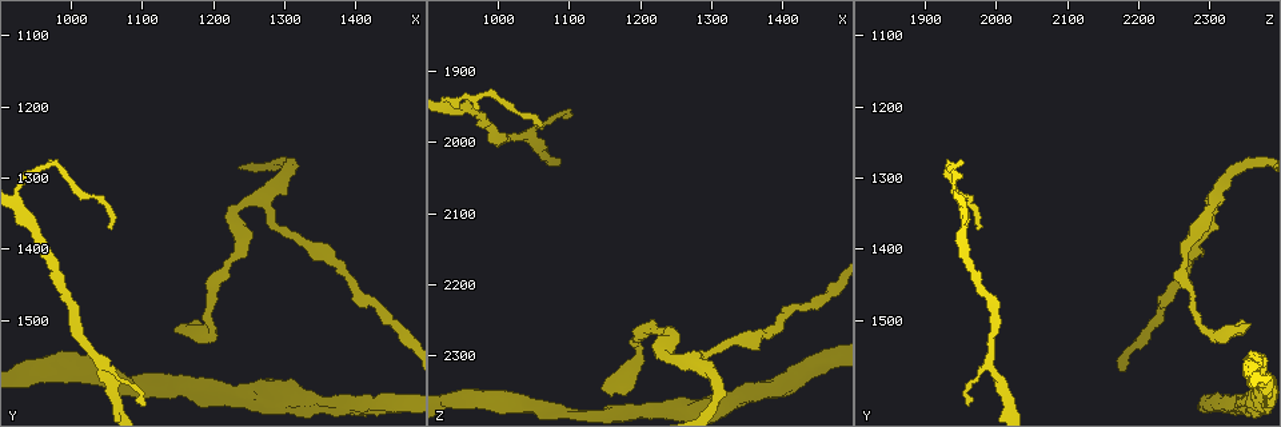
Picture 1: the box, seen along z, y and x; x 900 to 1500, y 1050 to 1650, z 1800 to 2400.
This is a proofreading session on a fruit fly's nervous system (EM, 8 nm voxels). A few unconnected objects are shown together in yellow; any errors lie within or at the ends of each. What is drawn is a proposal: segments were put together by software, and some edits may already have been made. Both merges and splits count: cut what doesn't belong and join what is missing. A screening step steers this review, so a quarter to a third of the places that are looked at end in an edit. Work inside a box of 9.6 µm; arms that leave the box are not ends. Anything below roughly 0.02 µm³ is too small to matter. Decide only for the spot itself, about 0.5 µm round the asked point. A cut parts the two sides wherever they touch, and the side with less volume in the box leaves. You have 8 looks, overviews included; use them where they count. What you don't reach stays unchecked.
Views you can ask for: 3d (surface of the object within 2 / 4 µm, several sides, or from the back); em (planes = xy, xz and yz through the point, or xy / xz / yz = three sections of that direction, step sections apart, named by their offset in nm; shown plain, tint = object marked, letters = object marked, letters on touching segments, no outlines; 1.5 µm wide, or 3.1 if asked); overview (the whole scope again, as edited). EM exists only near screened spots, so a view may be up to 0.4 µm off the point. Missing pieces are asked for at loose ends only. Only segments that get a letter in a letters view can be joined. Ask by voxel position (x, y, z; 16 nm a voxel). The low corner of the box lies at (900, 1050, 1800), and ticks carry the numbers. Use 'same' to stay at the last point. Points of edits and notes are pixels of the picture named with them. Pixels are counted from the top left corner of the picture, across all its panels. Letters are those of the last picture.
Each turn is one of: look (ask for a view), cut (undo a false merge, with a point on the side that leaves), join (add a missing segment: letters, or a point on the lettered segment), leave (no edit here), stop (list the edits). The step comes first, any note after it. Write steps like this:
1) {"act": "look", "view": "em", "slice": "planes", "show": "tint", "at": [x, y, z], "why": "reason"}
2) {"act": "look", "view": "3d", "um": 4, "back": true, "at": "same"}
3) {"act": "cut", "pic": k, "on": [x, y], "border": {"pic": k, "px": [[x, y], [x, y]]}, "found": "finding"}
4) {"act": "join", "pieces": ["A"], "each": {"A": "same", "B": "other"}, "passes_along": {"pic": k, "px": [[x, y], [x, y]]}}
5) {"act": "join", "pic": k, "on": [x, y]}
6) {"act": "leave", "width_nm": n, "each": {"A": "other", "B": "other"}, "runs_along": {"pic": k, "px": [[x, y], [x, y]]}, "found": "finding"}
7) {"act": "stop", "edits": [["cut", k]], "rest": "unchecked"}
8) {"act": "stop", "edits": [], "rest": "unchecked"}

{"act": "look", "view": "3d", "um": 2, "back": true, "at": [1270, 1325, 2305], "why": "three arms meet"}

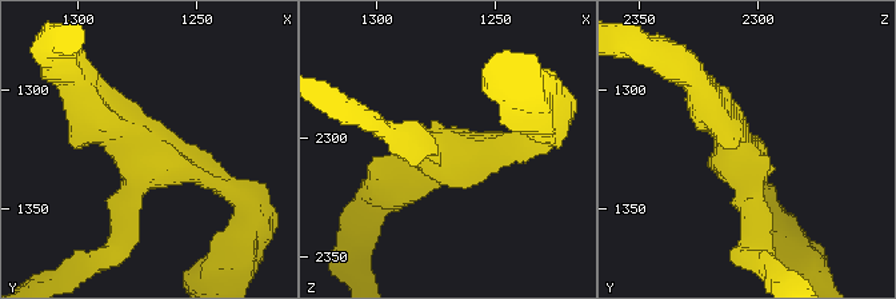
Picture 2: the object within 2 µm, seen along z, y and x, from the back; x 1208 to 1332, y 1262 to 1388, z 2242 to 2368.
{"act": "look", "view": "em", "slice": "planes", "show": "letters", "at": [1269, 1330, 2306], "arms": 3}

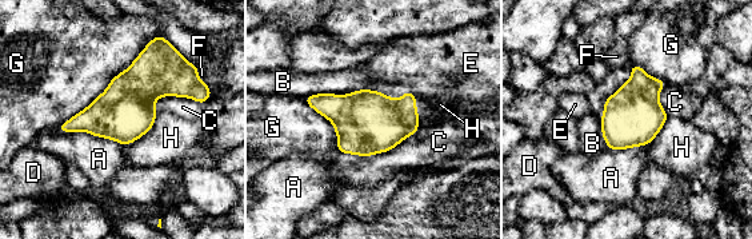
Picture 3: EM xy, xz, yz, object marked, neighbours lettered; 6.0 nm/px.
{"act": "leave", "longest_contact_nm": ["G", 800], "each": {"A": "other", "B": "other", "C": "other", "D": "other", "E": "other", "F": "other", "G": "other", "H": "other"}, "border": {"pic": 3, "px": [[363, 88], [303, 98]]}, "found": "one neuron here"}

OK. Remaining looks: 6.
{"act": "look", "view": "em", "slice": "planes", "show": "plain", "at": [1220, 1425, 2260], "why": "calibre changes"}

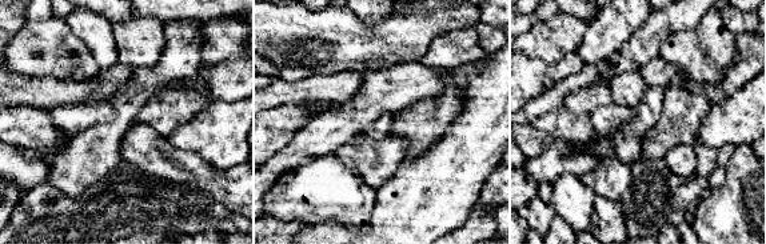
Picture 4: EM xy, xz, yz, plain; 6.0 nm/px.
{"act": "look", "view": "em", "slice": "planes", "show": "letters", "at": "same"}

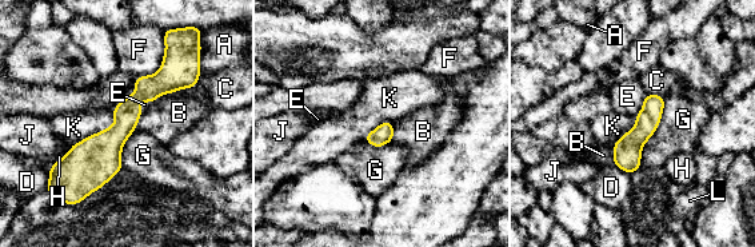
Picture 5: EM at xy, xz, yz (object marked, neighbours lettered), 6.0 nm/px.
{"act": "leave", "each": {"A": "other", "B": "other", "C": "other", "D": "other", "E": "other", "F": "other", "G": "other", "H": "other", "J": "other", "K": "other", "L": "other"}, "found": "all the same neuron"}

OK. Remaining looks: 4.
{"act": "look", "view": "em", "slice": "planes", "show": "plain", "at": [1140, 1515, 2345], "why": "an open end"}

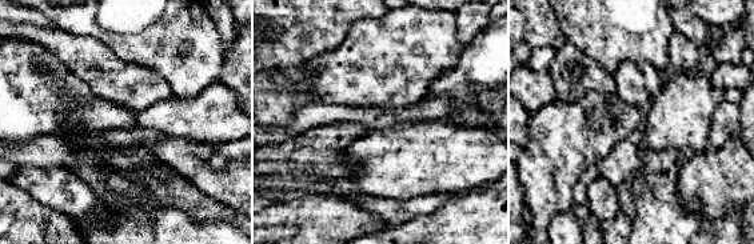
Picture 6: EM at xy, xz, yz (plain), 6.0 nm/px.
{"act": "look", "view": "em", "slice": "planes", "show": "tint", "at": "same"}

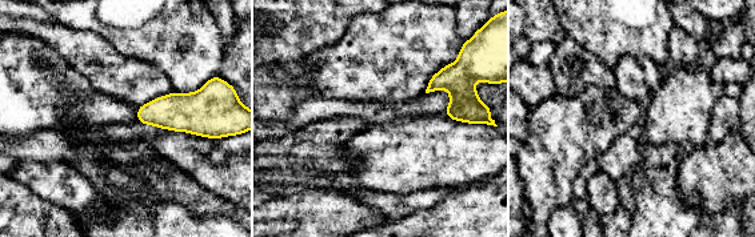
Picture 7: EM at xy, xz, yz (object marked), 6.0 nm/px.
{"act": "look", "view": "em", "slice": "planes", "show": "letters", "at": "same"}

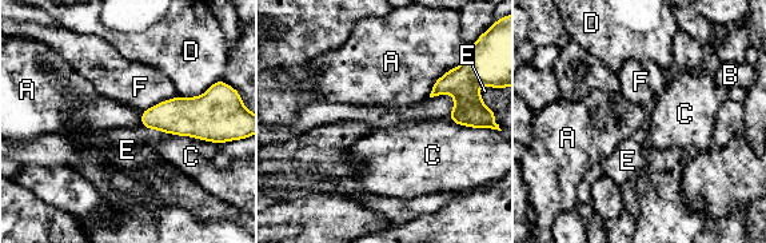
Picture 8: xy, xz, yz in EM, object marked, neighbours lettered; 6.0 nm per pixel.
{"act": "leave", "longest_contact_nm": ["C", 320], "each": {"A": "other", "B": "other", "C": "other", "D": "other", "E": "other", "F": "other"}, "found": "no lettered segment goes on from it"}

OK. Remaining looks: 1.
{"act": "look", "view": "em", "um": 3.1, "slice": "planes", "show": "letters", "at": [1105, 1620, 1960], "why": "thin end"}

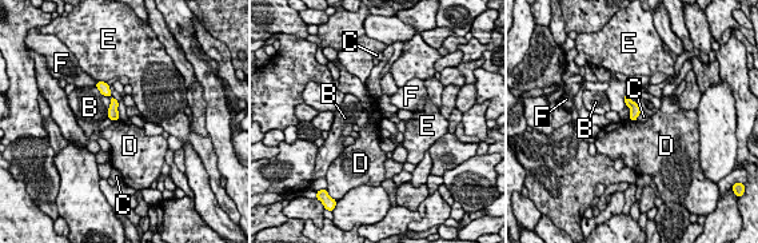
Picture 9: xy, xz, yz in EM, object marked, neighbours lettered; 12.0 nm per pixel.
{"act": "leave", "longest_contact_nm": ["B", 220], "each": {"B": "other", "C": "other", "D": "other", "E": "other", "F": "other"}, "runs_along": {"pic": 9, "px": [[106, 87], [114, 100], [115, 116]]}, "found": "none of them fits"}

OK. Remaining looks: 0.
{"act": "stop", "edits": [], "rest": "unchecked"}

